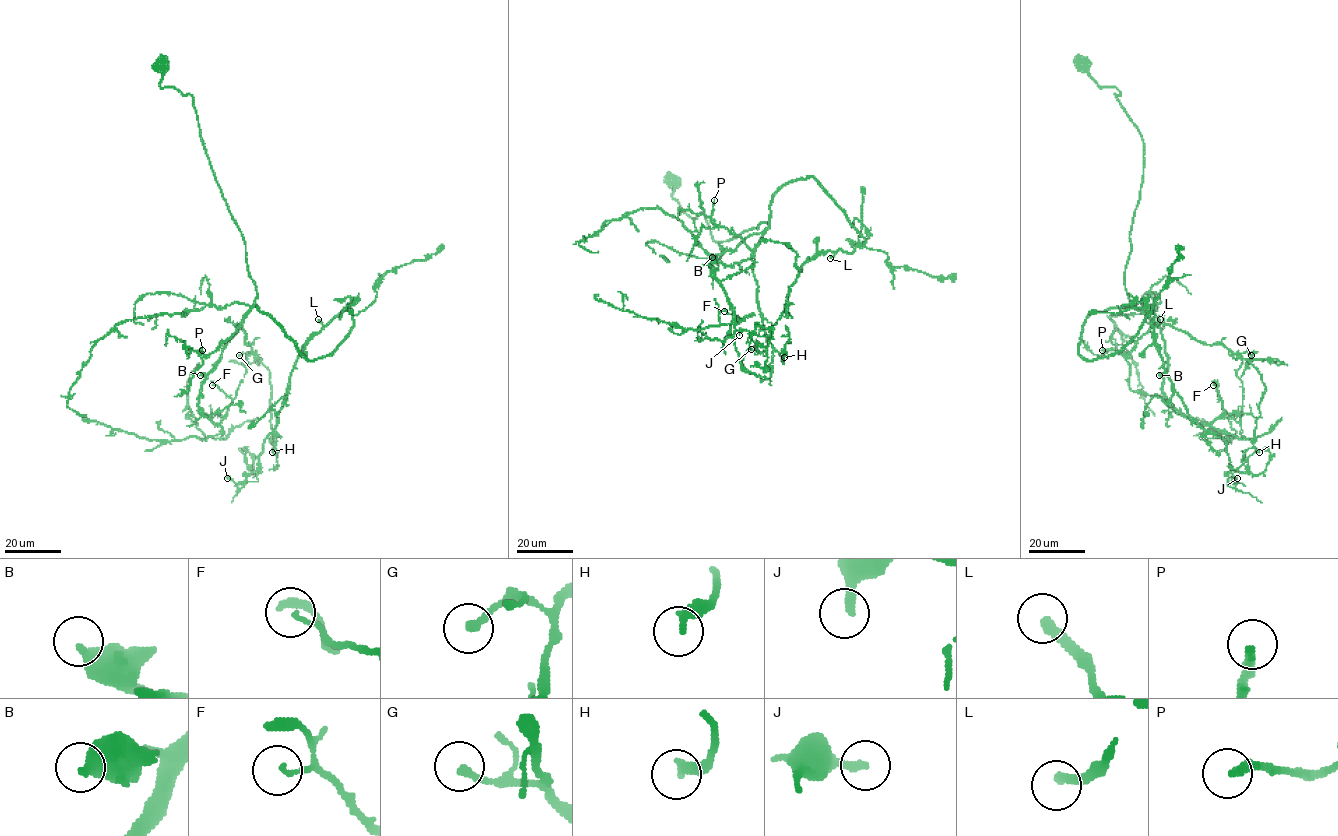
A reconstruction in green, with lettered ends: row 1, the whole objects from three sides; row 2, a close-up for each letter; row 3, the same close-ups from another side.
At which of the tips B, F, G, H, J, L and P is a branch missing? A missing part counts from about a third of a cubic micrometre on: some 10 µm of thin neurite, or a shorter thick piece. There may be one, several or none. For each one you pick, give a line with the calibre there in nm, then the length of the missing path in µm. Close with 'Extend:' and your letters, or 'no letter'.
L: 280 nm | 50 µm
P: 280 nm | 10 µm
Extend: L, P

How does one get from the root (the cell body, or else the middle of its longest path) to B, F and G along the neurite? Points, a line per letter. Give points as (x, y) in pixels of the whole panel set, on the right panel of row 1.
B: (1082, 64), (1099, 87), (1120, 92), (1143, 144), (1124, 284), (1165, 343), (1167, 369), (1159, 375)
F: (1082, 64), (1120, 92), (1143, 144), (1124, 284), (1165, 343), (1162, 395), (1211, 424), (1223, 411), (1213, 385)
G: (1082, 64), (1099, 87), (1120, 92), (1143, 144), (1124, 275), (1128, 298), (1156, 324), (1251, 355)

